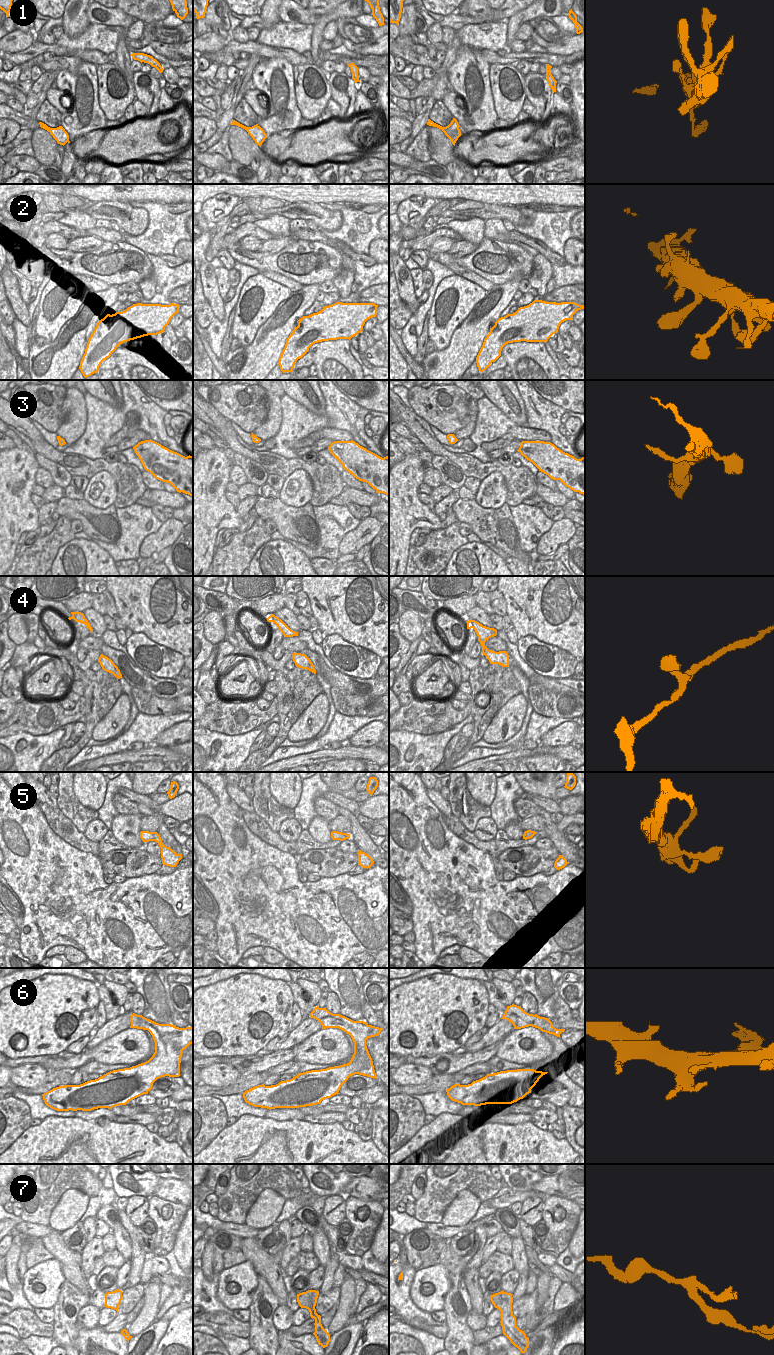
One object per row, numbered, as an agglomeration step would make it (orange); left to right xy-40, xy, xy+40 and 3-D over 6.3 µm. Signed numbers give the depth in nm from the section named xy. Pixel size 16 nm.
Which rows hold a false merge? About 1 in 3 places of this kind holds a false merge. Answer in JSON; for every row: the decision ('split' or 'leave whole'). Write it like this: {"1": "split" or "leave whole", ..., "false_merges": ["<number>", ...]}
{"1": "leave whole", "2": "leave whole", "3": "leave whole", "4": "leave whole", "5": "leave whole", "6": "leave whole", "7": "split", "false_merges": ["7"]}

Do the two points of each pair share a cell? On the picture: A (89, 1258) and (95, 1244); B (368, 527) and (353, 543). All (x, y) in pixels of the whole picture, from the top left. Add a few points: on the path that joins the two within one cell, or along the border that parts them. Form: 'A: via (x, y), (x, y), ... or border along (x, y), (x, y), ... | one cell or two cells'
A: via (89, 1255), (94, 1247) | one cell
B: via (364, 531), (357, 539) | one cell

